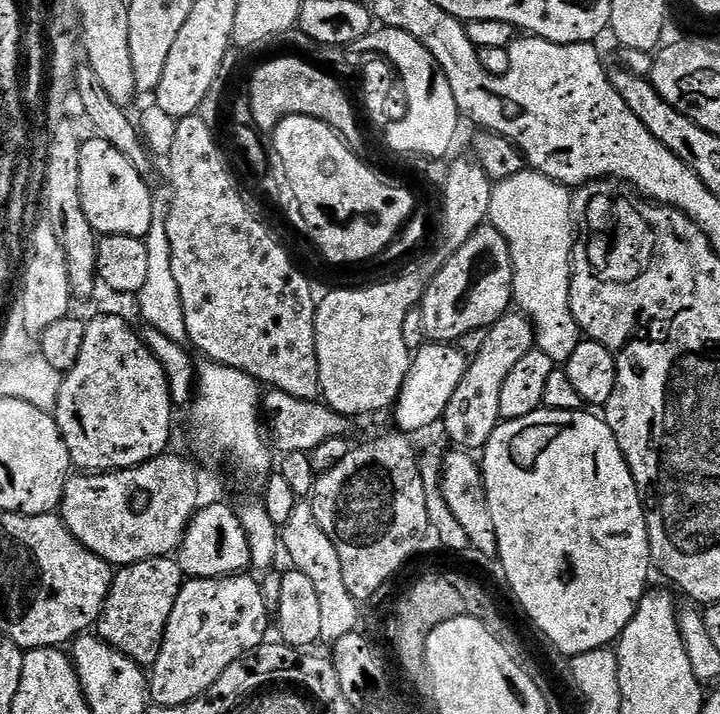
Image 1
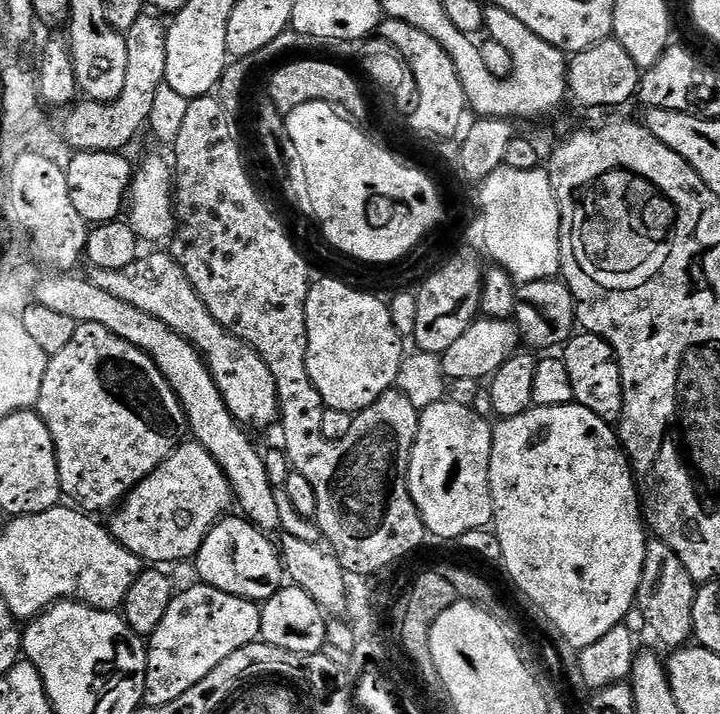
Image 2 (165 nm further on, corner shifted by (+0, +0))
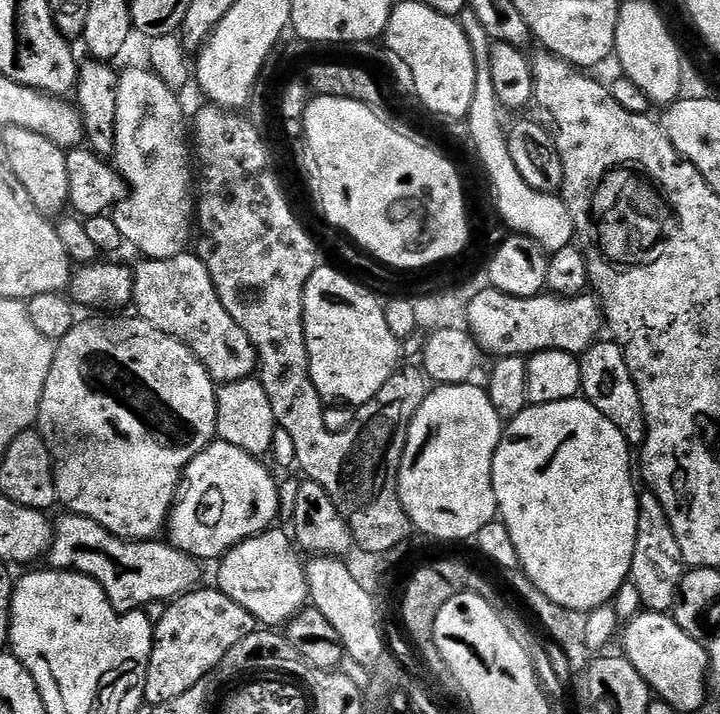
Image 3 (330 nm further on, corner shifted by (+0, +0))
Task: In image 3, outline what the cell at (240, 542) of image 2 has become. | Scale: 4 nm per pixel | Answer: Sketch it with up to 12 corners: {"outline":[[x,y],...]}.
{"outline":[[269,530],[219,561],[219,591],[264,626],[309,603],[305,561]]}

